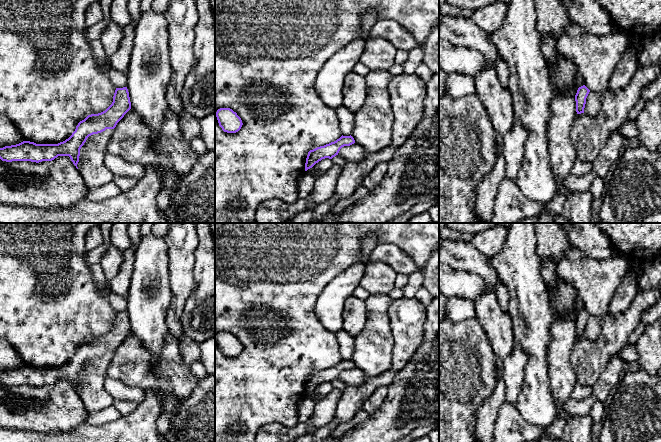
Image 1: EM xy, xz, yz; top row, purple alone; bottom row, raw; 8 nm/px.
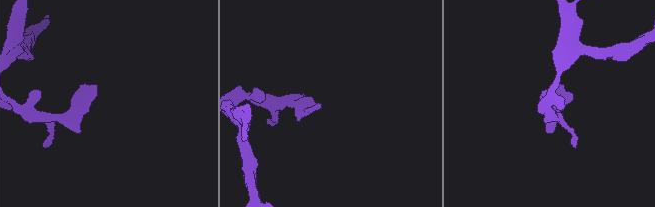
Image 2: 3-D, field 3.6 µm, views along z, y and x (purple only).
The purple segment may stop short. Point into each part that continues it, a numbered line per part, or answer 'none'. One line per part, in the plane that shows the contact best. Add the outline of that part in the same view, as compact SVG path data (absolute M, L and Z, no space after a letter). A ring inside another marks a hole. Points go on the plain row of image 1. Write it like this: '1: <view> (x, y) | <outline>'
none

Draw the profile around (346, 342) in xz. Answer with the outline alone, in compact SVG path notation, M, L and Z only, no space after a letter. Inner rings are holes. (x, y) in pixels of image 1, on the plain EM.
M343 329L335 333L339 352L343 360L350 360L354 352L354 337L350 336Z

